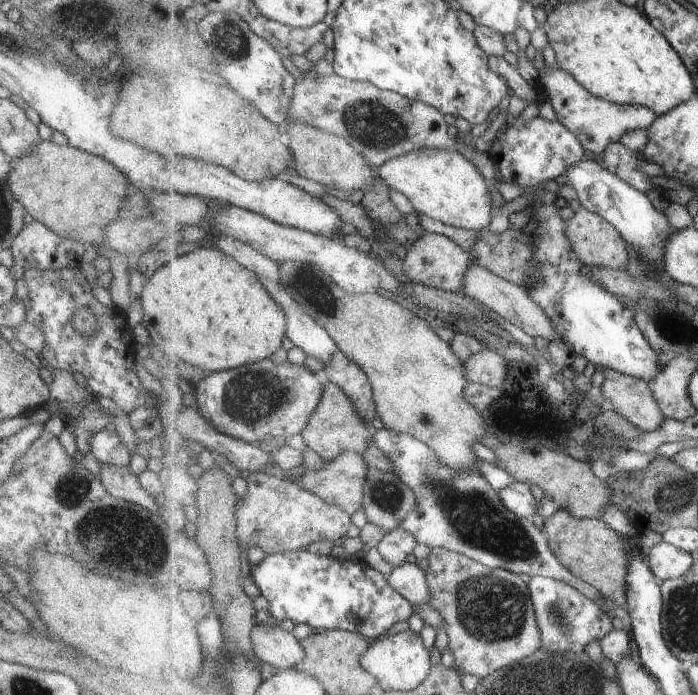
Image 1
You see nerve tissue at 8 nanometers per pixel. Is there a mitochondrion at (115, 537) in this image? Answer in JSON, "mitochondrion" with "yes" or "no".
{"mitochondrion":"yes"}

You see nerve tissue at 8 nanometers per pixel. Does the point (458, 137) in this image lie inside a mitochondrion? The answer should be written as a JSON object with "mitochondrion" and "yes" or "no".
{"mitochondrion":"no"}

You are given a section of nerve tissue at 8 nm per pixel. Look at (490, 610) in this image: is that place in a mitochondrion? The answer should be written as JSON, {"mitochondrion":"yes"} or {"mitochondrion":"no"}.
{"mitochondrion":"yes"}

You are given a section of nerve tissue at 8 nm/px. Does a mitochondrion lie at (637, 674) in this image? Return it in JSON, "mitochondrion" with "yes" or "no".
{"mitochondrion":"no"}

